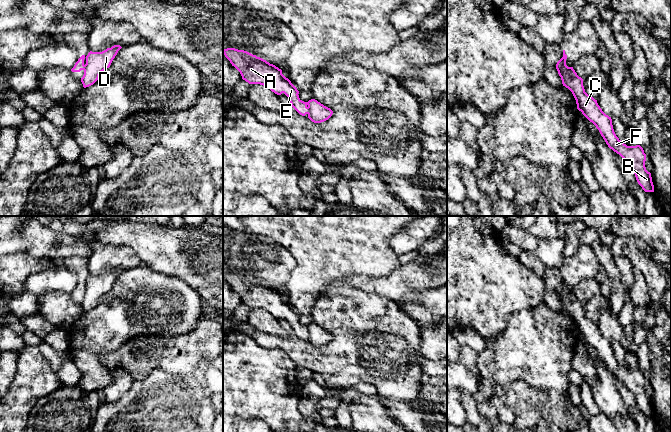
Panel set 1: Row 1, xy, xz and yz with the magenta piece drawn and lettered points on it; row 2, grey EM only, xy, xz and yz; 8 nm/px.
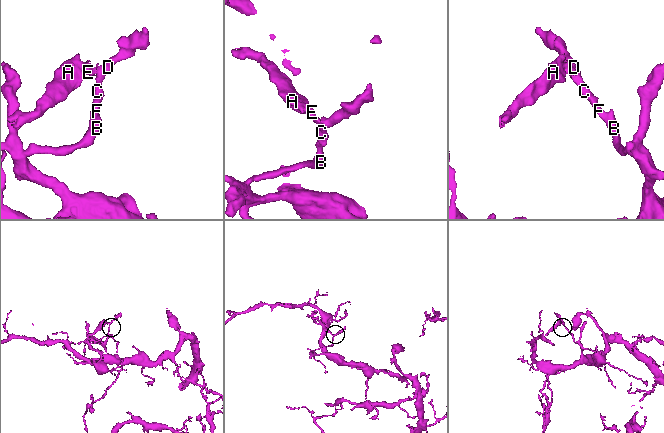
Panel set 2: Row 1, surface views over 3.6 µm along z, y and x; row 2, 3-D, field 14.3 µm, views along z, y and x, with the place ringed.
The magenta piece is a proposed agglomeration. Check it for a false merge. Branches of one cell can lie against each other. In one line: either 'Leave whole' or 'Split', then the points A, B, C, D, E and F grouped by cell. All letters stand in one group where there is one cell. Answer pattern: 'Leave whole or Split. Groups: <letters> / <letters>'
Split. Groups: A E / B C D F

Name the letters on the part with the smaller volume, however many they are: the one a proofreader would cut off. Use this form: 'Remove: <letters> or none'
Remove: A, E

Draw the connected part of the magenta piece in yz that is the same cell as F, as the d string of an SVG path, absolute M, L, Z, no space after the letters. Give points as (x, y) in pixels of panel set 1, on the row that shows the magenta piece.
M563 58L557 62L556 69L563 86L572 92L577 109L596 126L608 147L619 154L634 171L642 189L645 192L654 192L651 173L645 167L646 154L643 148L640 145L627 146L616 136L611 117L602 111L597 100L585 92L583 79L577 75L573 67L564 69Z

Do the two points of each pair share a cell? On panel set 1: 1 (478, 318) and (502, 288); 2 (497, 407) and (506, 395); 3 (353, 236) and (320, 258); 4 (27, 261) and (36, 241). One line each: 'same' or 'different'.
1: same
2: different
3: same
4: different

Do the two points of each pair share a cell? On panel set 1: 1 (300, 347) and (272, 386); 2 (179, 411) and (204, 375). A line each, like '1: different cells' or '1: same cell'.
1: different cells
2: different cells

